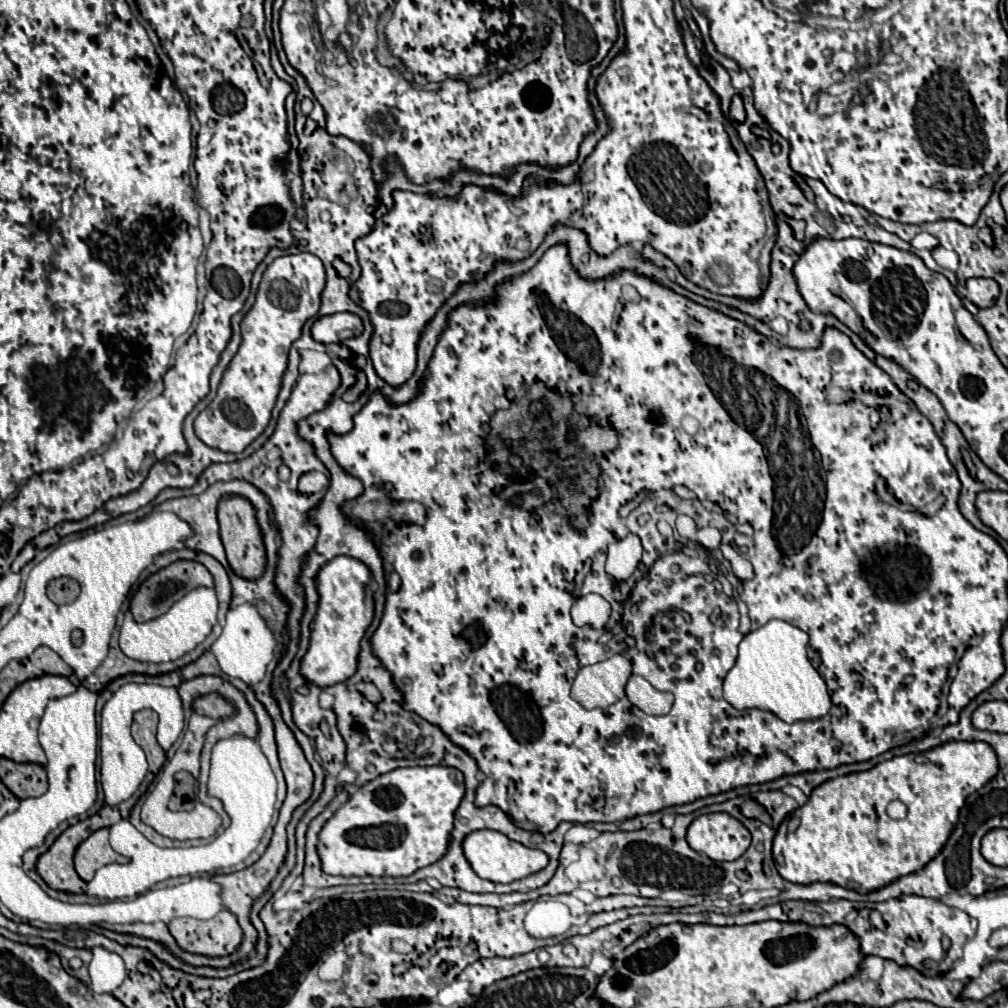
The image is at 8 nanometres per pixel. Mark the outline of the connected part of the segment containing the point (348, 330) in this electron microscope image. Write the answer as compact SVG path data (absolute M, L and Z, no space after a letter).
M351 312L321 316L311 326L313 340L321 344L343 342L349 336L359 336L359 334L361 334L361 320L357 320L357 316L353 316Z

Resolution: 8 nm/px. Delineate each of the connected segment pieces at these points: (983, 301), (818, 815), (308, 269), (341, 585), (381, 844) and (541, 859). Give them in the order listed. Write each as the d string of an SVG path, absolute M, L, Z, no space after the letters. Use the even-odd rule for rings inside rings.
M969 278L965 282L965 296L979 308L987 308L999 296L999 284L993 278Z
M951 740L927 750L925 762L915 762L913 754L903 754L879 762L865 772L825 780L821 786L813 788L809 800L793 810L777 828L773 838L775 868L785 880L795 884L835 882L843 888L865 894L877 890L893 882L897 876L915 872L945 846L965 798L985 786L997 774L997 768L997 754L989 744ZM893 800L901 800L907 806L907 816L903 820L893 820L885 812L887 804Z
M311 252L285 254L267 266L255 304L241 320L241 346L223 372L217 396L195 418L199 440L211 448L239 454L265 430L281 388L289 346L301 336L305 320L319 312L321 288L325 288L323 262Z
M335 556L323 564L315 576L315 586L319 594L317 614L311 620L309 648L301 658L301 676L319 686L327 688L345 682L357 670L359 642L373 620L373 596L367 590L369 570L359 560L349 556Z
M395 768L359 786L323 824L317 842L321 870L339 876L409 876L437 862L449 844L453 812L465 796L457 768Z
M475 830L475 832L467 834L463 838L463 854L477 876L491 880L491 882L503 882L503 884L525 878L533 872L539 872L549 862L545 852L541 852L537 848L527 848L495 830Z

